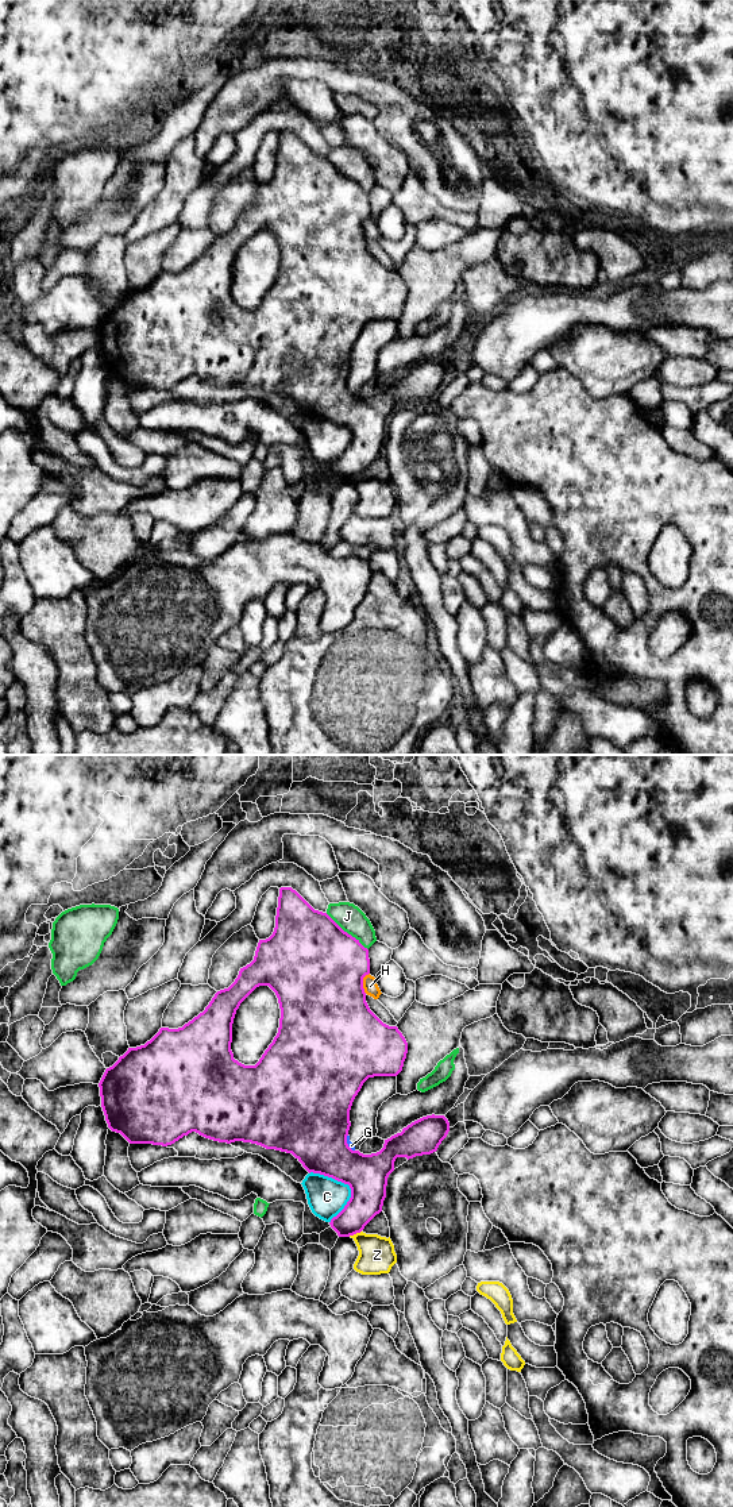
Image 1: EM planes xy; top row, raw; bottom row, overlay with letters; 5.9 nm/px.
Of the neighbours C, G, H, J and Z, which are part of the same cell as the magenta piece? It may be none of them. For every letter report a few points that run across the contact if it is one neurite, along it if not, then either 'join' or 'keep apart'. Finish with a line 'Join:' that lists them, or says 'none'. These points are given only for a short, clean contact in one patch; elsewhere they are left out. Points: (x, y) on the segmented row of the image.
C: keep apart
G: line xy (347, 1134), (347, 1144), (354, 1151); keep apart
H: keep apart
J: keep apart
Z: keep apart
Join: none

